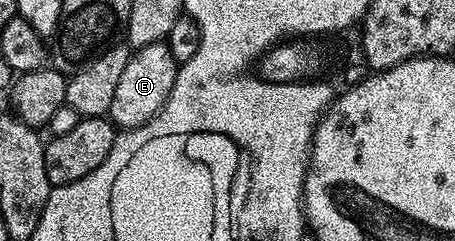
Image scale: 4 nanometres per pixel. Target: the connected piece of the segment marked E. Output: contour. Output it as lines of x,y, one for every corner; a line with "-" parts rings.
168,43
148,44
136,49
135,54
129,57
123,75
119,77
119,87
115,90
115,98
111,98
108,119
121,130
142,128
167,102
175,87
178,67
177,59
171,54

